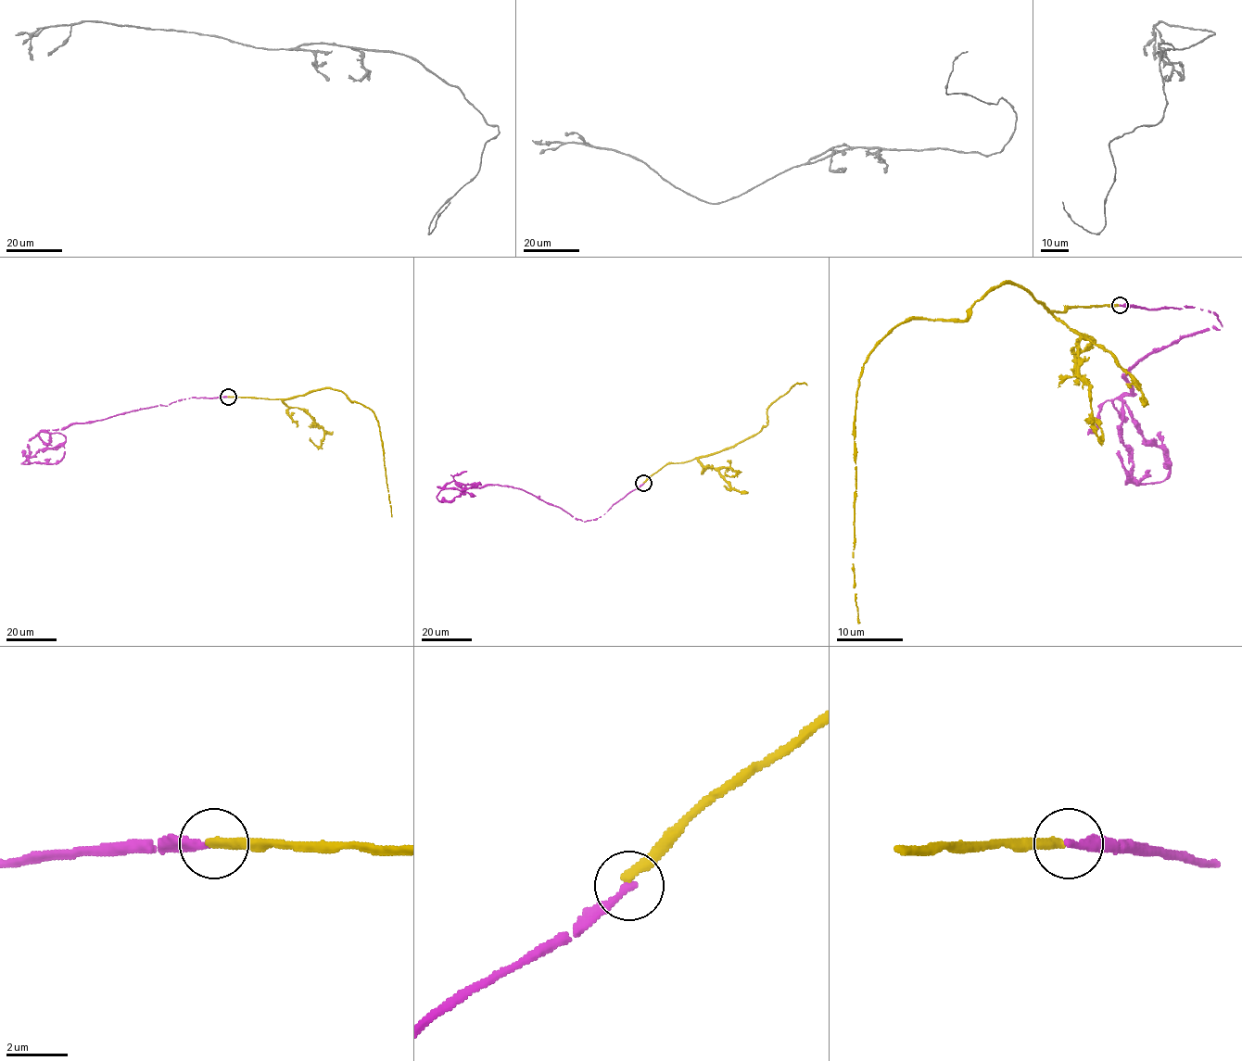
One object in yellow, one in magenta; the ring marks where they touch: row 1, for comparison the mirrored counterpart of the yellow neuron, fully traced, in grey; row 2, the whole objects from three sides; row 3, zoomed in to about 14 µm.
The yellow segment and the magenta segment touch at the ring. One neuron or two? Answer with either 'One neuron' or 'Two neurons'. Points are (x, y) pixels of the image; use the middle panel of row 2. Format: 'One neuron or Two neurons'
Two neurons

